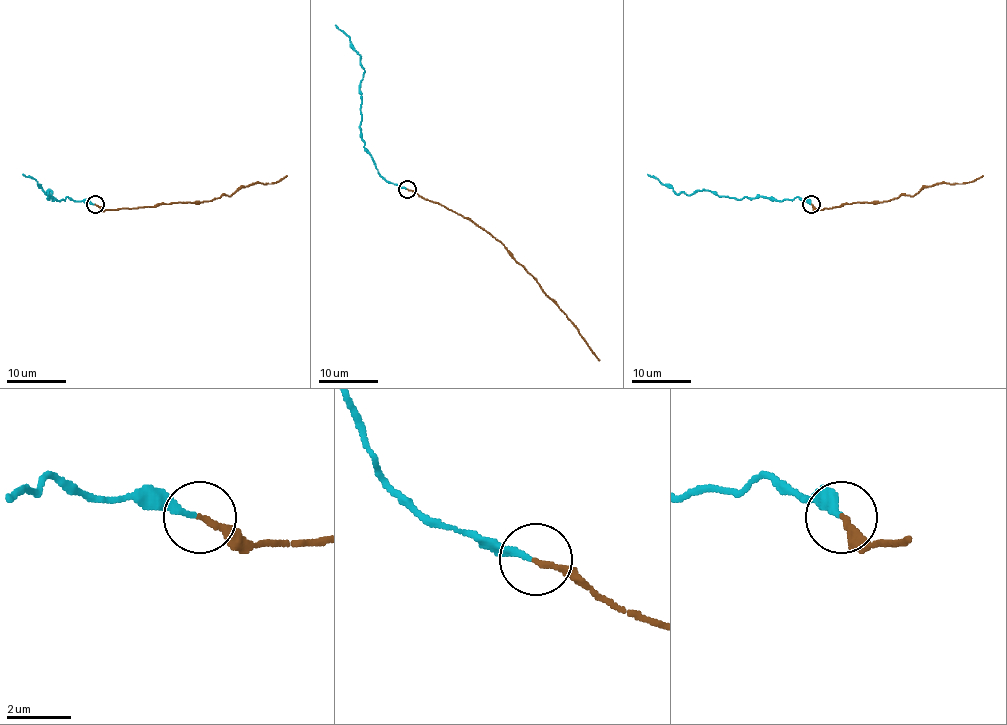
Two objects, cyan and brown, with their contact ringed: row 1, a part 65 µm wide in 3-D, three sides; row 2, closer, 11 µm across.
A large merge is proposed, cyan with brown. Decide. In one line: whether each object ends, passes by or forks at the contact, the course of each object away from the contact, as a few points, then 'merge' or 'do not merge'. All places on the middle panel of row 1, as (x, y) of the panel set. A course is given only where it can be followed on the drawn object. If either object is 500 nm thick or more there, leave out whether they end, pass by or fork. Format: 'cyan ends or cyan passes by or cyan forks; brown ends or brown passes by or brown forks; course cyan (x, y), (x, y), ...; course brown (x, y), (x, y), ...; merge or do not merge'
cyan ends; brown ends; course cyan (407, 188), (388, 182), (364, 146), (361, 121), (364, 70), (350, 39), (335, 25); course brown (407, 188), (468, 217), (489, 232), (572, 322), (599, 361); merge

